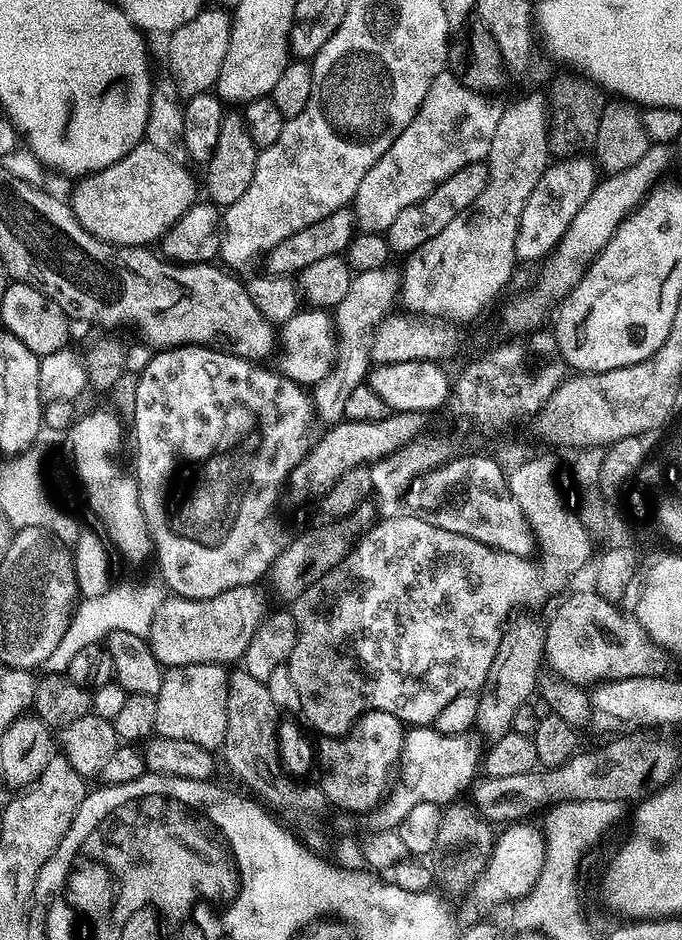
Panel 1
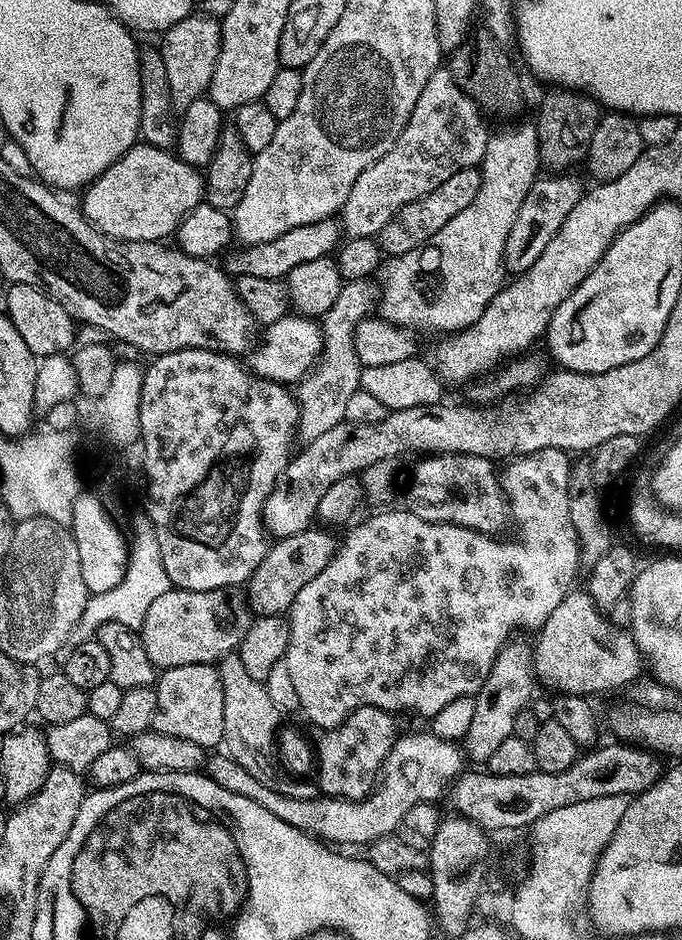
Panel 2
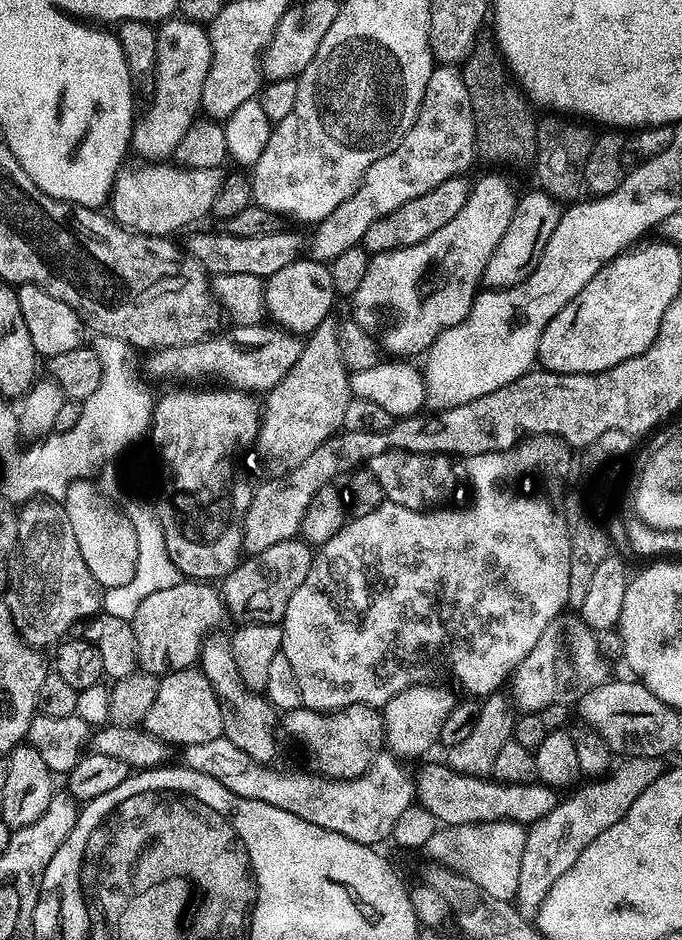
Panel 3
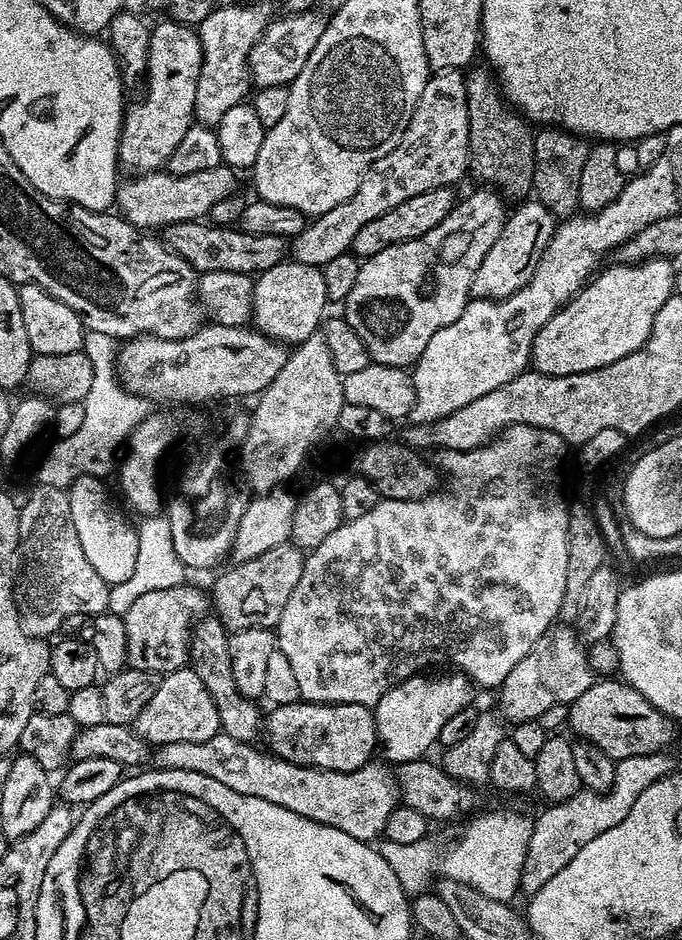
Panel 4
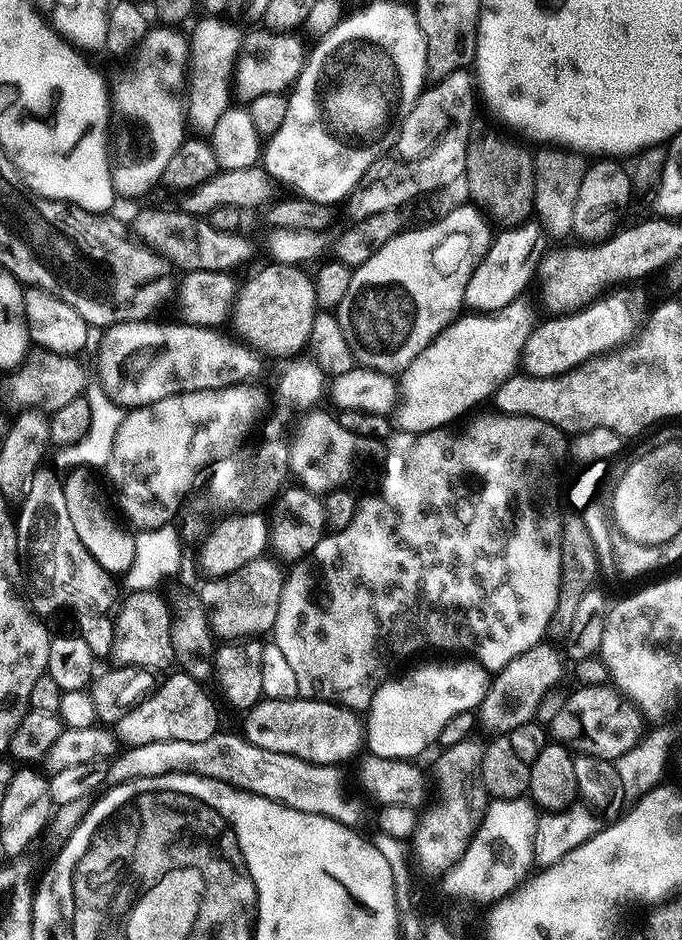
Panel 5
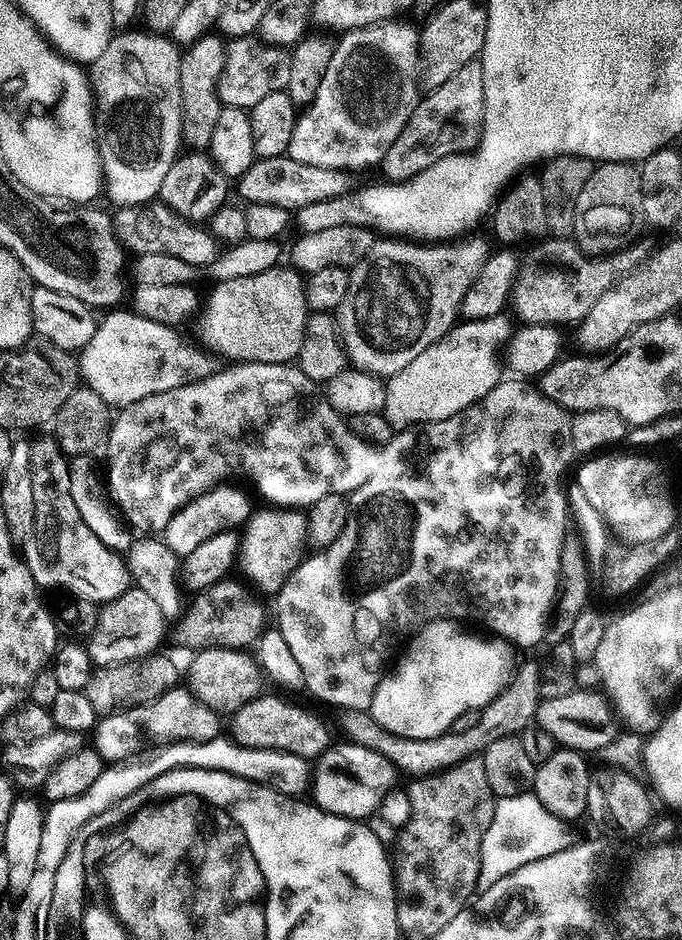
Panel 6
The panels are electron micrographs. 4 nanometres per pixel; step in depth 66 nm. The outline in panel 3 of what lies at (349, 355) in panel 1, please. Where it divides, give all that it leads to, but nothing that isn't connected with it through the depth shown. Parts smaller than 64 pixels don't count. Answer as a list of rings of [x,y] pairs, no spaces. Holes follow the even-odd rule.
[[[330,315],[317,326],[305,339],[302,354],[298,362],[291,367],[278,386],[265,395],[262,406],[260,430],[255,443],[270,471],[269,473],[283,474],[294,469],[299,463],[312,454],[326,440],[338,432],[344,424],[346,407],[354,398],[349,386],[350,373],[341,356],[341,346],[338,335],[340,324],[335,315]]]

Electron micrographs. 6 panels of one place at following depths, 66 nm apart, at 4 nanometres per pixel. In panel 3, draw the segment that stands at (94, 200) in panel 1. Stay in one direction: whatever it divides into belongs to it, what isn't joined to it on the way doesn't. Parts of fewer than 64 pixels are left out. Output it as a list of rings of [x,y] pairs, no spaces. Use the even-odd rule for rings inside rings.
[[[136,162],[133,168],[121,167],[116,174],[116,180],[112,183],[110,193],[110,215],[122,228],[129,228],[132,232],[141,232],[143,236],[171,237],[172,232],[200,220],[211,213],[214,206],[214,198],[220,189],[222,172],[220,168],[181,168],[172,162]]]

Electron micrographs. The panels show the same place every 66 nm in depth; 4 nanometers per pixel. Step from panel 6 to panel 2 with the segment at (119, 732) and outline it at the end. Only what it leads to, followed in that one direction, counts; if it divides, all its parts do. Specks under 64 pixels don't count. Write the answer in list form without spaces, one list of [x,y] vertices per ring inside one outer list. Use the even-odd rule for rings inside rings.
[[[191,664],[190,666],[174,666],[165,668],[159,673],[154,685],[158,698],[158,710],[154,714],[152,728],[162,734],[170,734],[170,738],[186,738],[189,742],[198,742],[206,750],[212,750],[224,739],[222,726],[222,682],[220,673],[210,664]]]

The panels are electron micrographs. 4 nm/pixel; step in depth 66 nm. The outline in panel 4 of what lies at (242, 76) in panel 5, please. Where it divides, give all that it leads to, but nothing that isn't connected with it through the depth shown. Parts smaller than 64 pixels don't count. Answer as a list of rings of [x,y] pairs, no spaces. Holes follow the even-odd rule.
[[[311,10],[286,14],[282,20],[276,18],[269,23],[266,31],[254,42],[248,55],[248,75],[256,88],[288,86],[298,78],[326,25],[325,17],[320,17],[318,12]]]

